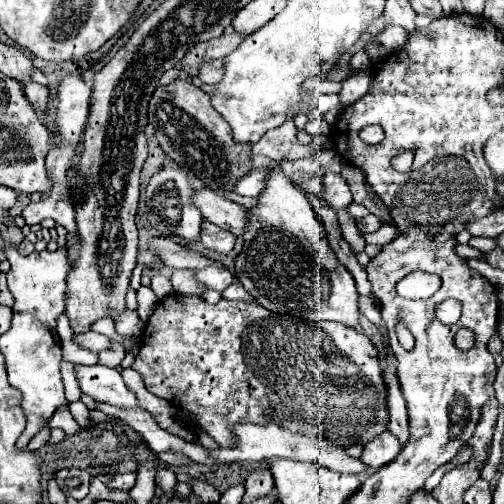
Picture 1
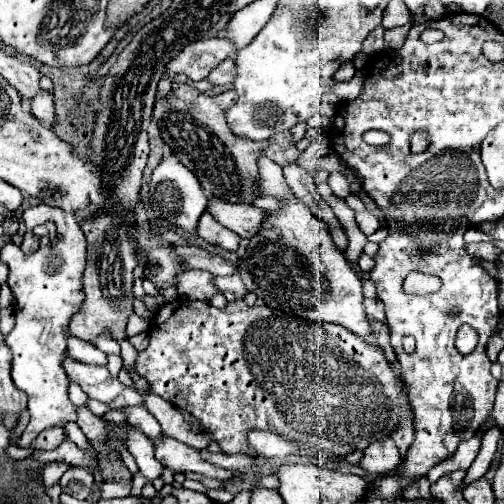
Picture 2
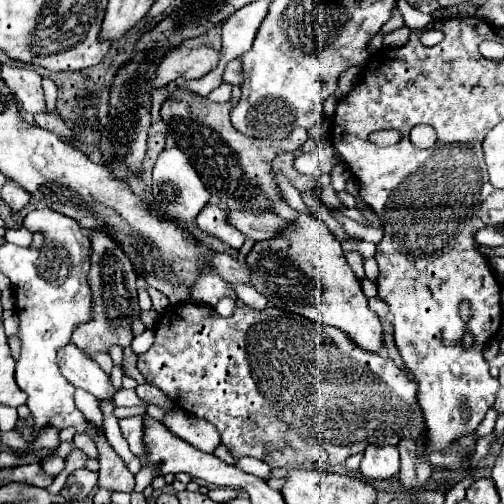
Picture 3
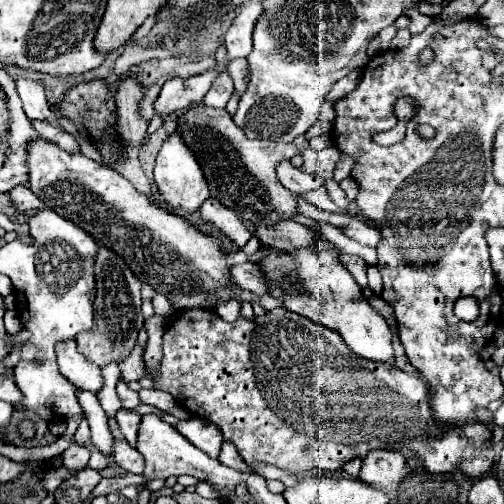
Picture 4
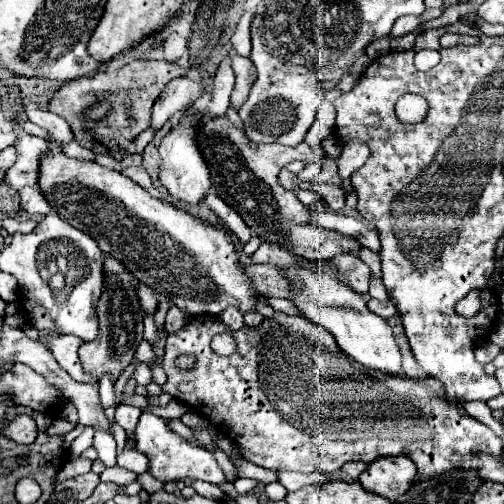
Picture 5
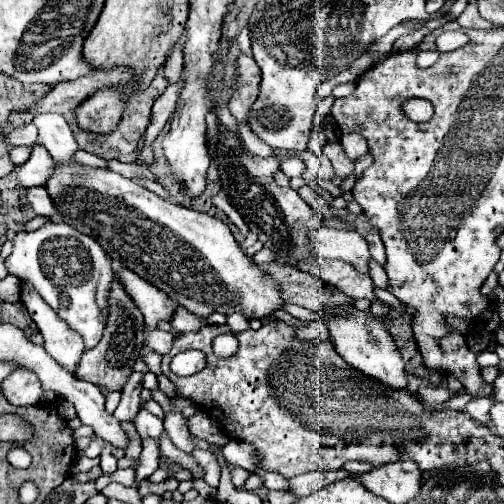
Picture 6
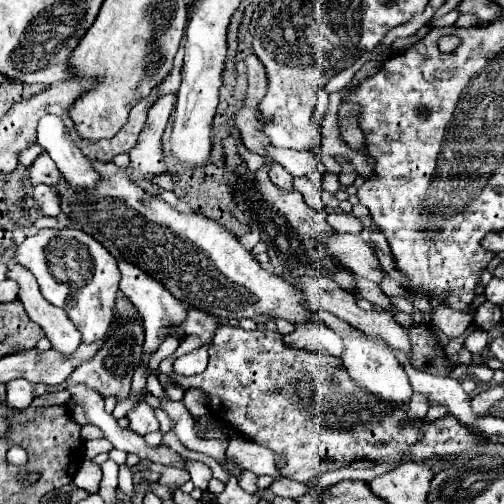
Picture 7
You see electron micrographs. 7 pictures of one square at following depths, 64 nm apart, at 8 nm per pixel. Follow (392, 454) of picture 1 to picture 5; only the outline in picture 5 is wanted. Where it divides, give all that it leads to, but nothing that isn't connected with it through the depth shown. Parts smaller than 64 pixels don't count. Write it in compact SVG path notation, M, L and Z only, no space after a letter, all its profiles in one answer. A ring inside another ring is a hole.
M408 456L378 458L360 474L360 484L374 494L396 502L416 484L416 464Z

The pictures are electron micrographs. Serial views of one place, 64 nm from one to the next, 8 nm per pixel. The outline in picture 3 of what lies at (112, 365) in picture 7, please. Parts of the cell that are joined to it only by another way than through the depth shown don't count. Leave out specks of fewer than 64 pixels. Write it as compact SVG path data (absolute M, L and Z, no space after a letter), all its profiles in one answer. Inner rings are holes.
M92 232L92 268L88 274L88 282L92 288L92 320L88 324L80 324L74 334L72 342L86 350L88 354L104 352L108 354L110 346L128 348L134 334L132 322L140 320L140 306L138 306L138 288L136 288L136 274L132 262L122 252L122 248L108 238L104 232Z

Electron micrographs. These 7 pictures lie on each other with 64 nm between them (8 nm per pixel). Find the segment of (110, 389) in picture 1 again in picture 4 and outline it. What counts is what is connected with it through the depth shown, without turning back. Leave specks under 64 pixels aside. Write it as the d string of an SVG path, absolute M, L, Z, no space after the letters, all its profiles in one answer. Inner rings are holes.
M66 340L56 344L56 358L60 372L78 388L98 394L102 388L102 372L98 366L86 362L86 358L76 350L76 340Z

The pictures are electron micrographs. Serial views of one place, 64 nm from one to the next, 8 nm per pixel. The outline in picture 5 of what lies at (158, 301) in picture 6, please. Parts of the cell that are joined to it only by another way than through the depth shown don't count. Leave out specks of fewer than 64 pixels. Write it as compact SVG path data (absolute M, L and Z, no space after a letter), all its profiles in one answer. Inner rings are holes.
M136 282L136 294L138 294L140 306L146 314L154 314L158 310L158 294L152 288L148 288L146 284Z

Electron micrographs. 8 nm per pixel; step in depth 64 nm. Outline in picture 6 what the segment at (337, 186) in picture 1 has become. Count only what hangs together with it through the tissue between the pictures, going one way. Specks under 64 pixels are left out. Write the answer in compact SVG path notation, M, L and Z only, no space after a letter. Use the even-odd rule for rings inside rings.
M342 132L340 142L342 142L342 146L344 146L346 156L348 156L352 162L354 162L356 158L368 154L366 140L364 140L364 136L360 136L358 132Z

